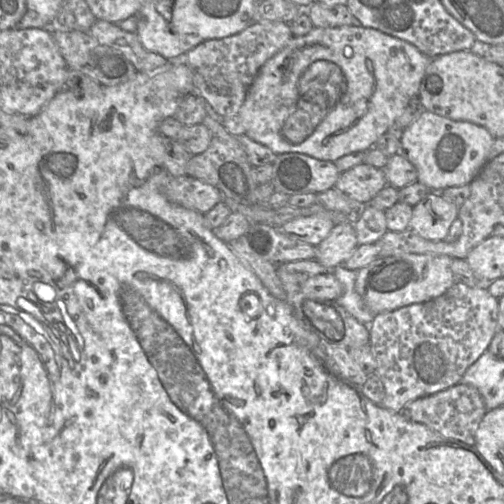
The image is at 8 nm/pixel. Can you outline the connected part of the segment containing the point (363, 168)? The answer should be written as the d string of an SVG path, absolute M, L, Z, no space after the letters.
M362 163L341 173L334 188L354 201L368 204L386 186L383 169Z

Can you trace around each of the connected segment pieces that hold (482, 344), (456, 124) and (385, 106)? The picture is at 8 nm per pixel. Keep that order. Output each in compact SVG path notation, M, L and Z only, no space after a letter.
M456 282L444 294L426 302L414 303L393 311L384 312L375 316L374 320L368 325L370 333L369 345L376 360L376 374L383 383L385 396L381 406L393 412L401 412L405 405L417 398L429 396L451 386L460 383L466 370L485 352L497 332L498 328L498 299L493 297L487 287L469 287L464 283Z
M428 110L404 128L400 139L400 153L417 169L417 181L432 192L448 187L463 186L478 175L488 162L488 155L494 137L489 131L468 121L455 121Z
M353 25L317 28L304 36L293 36L291 40L273 57L265 62L249 87L245 101L238 112L238 116L245 128L245 136L269 148L276 155L286 153L302 153L321 161L334 162L339 158L355 153L365 152L374 147L377 140L393 125L397 117L409 105L415 95L419 95L421 80L425 74L431 58L424 55L414 45L394 36L385 34L373 28Z

